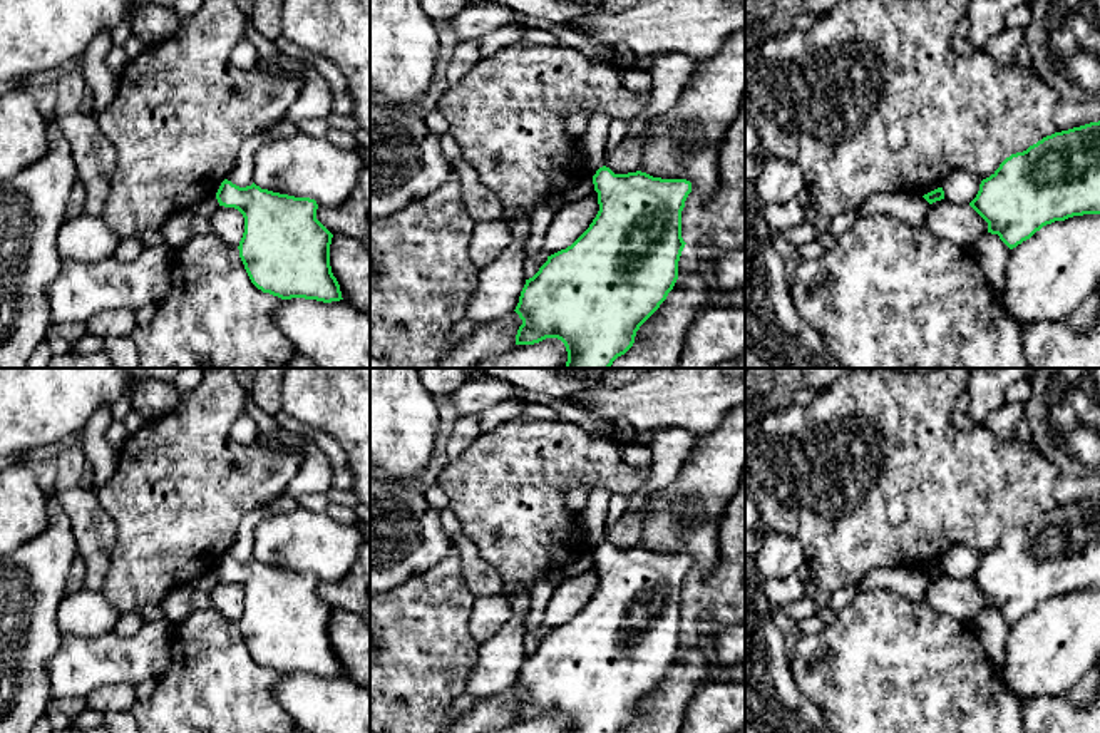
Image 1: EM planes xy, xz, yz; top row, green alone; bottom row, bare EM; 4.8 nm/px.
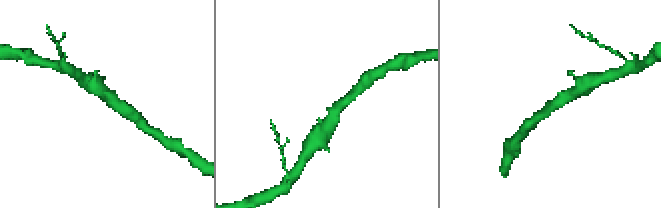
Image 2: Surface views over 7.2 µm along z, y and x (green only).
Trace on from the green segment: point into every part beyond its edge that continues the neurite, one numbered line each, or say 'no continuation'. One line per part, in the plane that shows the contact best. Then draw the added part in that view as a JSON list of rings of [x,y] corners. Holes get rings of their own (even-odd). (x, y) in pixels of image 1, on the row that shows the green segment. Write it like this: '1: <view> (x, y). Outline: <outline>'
no continuation

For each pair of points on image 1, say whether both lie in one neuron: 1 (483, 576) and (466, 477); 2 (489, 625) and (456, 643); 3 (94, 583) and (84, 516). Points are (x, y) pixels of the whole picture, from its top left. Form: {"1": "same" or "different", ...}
{"1": "different", "2": "different", "3": "same"}

